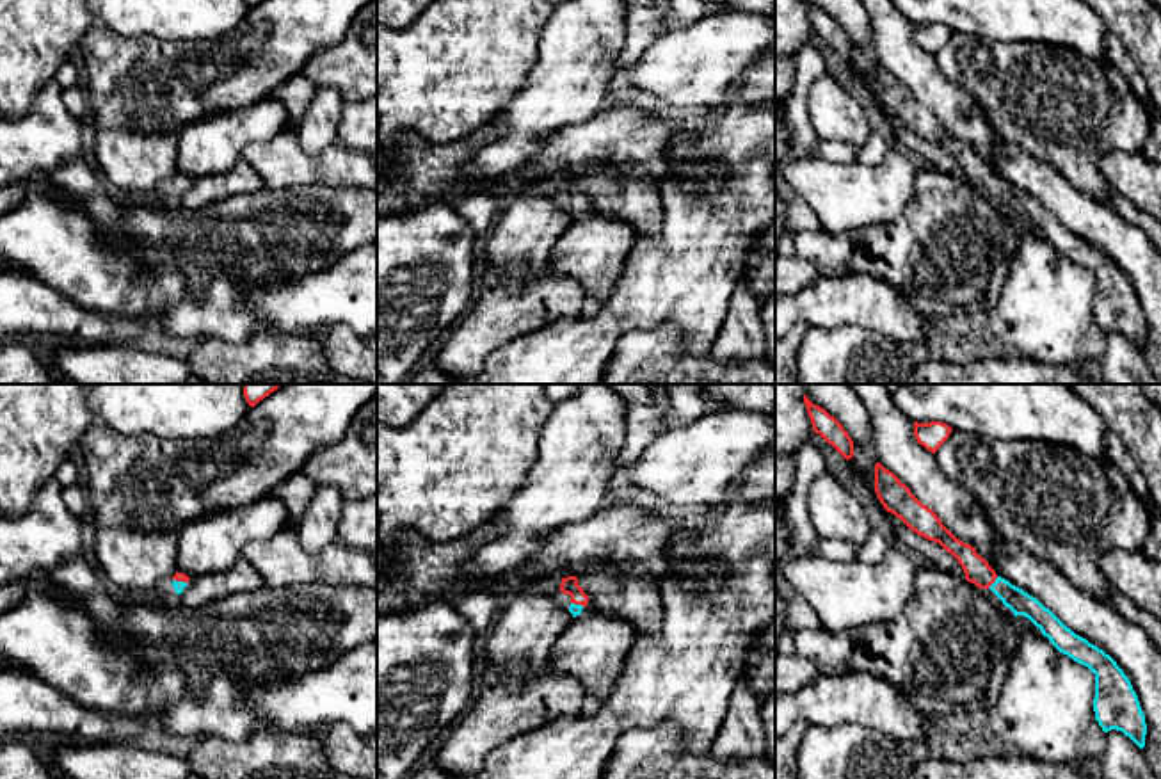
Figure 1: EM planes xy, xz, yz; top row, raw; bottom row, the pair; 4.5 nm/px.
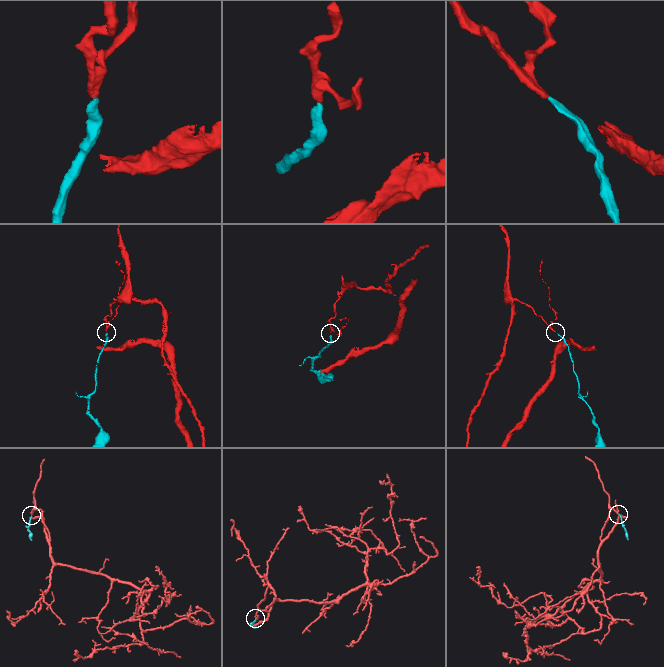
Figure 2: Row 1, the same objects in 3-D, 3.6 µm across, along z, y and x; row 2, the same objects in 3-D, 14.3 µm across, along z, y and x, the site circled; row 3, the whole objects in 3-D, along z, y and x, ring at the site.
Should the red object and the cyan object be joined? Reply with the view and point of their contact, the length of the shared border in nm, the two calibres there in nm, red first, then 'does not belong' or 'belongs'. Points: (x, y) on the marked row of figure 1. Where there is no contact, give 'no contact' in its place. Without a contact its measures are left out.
contact yz (992, 582); length 80 nm; calibres 120 and 110 nm; belongs

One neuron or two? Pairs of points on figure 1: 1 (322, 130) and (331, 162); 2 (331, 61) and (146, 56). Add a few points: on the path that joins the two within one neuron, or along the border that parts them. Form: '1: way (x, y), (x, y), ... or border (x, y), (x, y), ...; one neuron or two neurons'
1: border (294, 132), (308, 153), (320, 153), (338, 139); two neurons
2: border (344, 38), (335, 45), (319, 48), (301, 72); two neurons

